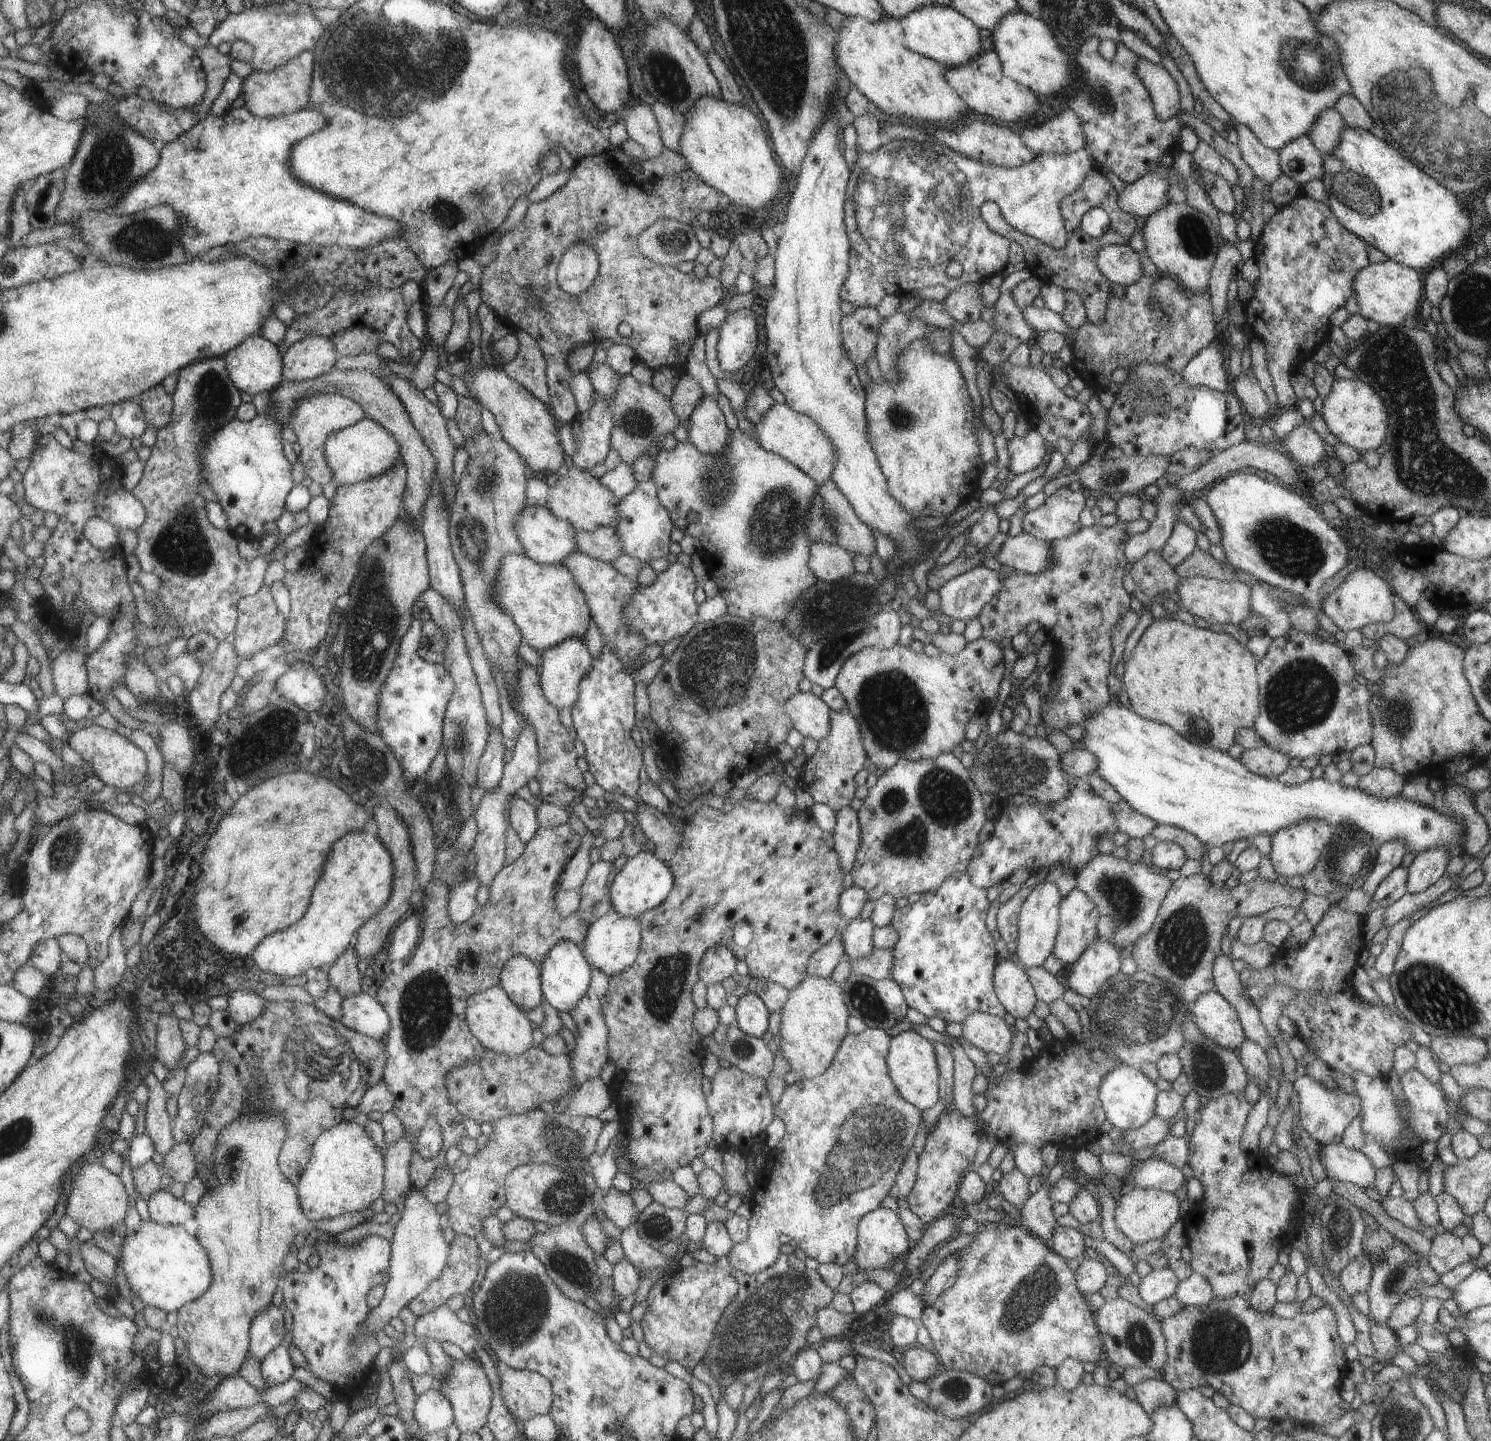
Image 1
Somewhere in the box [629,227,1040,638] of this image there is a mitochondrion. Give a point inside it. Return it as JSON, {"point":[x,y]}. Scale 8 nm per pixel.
{"point":[775,527]}

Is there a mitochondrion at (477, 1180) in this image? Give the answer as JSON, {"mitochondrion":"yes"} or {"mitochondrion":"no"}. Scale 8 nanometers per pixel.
{"mitochondrion":"no"}

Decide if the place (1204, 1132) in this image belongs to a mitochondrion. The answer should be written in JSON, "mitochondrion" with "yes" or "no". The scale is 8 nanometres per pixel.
{"mitochondrion":"no"}

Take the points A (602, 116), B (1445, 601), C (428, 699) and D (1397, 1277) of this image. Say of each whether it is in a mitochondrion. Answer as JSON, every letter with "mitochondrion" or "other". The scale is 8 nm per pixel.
{"A":"other","B":"other","C":"other","D":"mitochondrion"}

